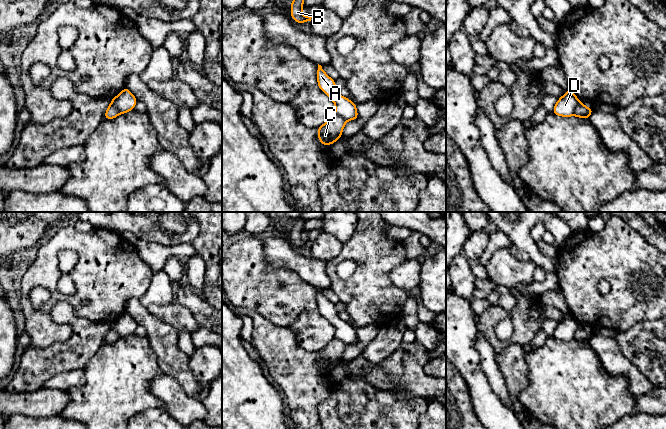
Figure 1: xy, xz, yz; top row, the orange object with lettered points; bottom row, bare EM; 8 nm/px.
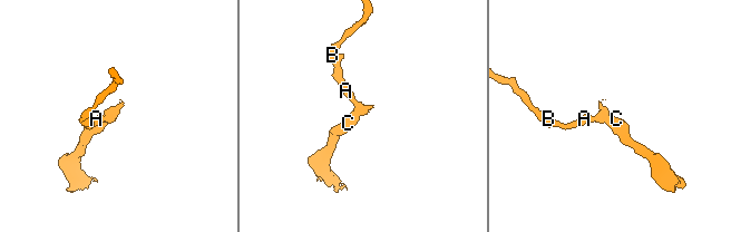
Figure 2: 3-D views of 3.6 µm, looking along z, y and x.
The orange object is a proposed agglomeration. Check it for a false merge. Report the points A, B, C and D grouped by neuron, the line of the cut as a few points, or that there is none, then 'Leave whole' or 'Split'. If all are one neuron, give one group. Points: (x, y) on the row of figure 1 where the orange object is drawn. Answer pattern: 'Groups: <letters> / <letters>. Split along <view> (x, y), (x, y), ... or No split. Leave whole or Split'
Groups: A B D / C. Split along yz (579, 101), (573, 114). Split

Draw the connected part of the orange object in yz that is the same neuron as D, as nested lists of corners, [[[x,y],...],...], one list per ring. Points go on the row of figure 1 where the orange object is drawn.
[[[572,90],[566,91],[566,93],[558,99],[554,106],[553,113],[557,116],[570,117],[574,115],[579,99],[576,97]]]

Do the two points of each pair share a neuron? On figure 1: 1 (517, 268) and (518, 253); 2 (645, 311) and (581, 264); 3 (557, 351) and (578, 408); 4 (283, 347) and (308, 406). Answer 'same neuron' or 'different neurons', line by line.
1: different neurons
2: same neuron
3: same neuron
4: same neuron

